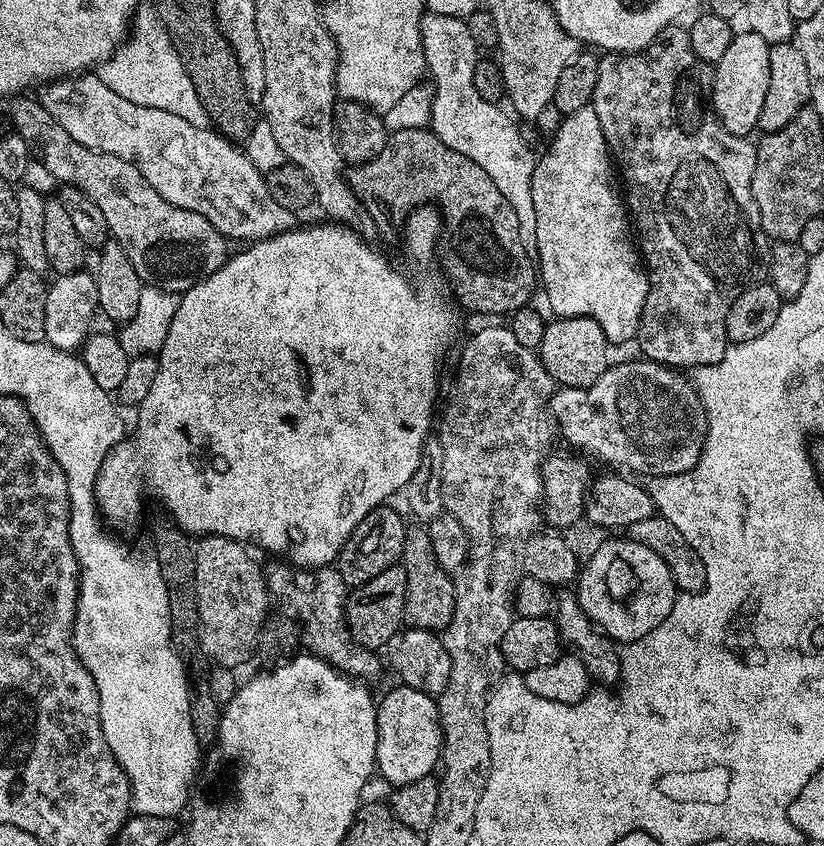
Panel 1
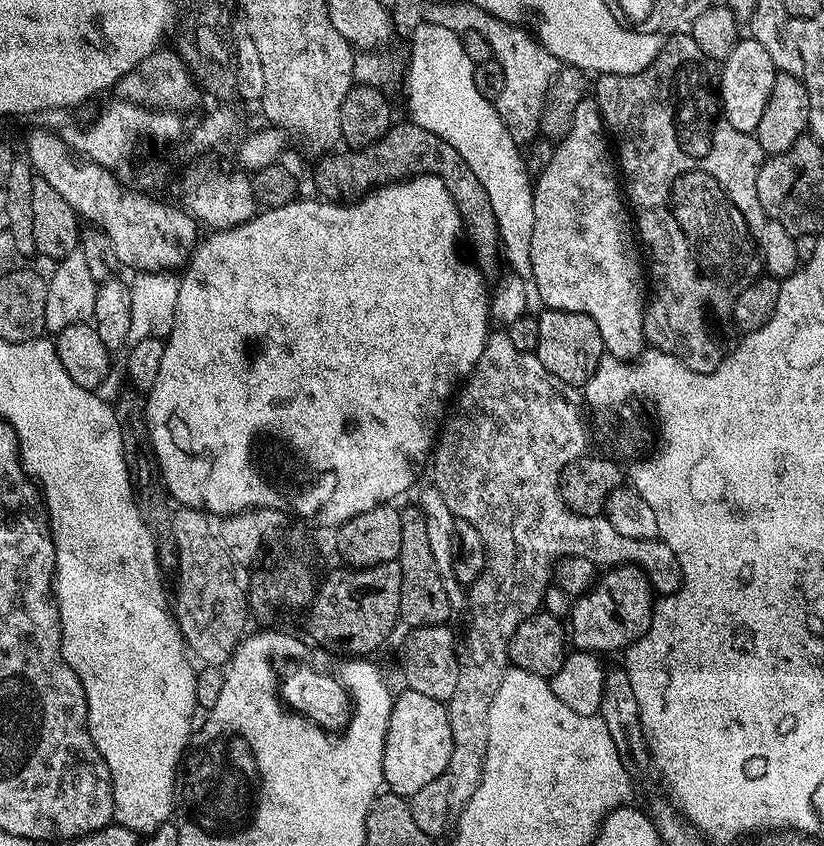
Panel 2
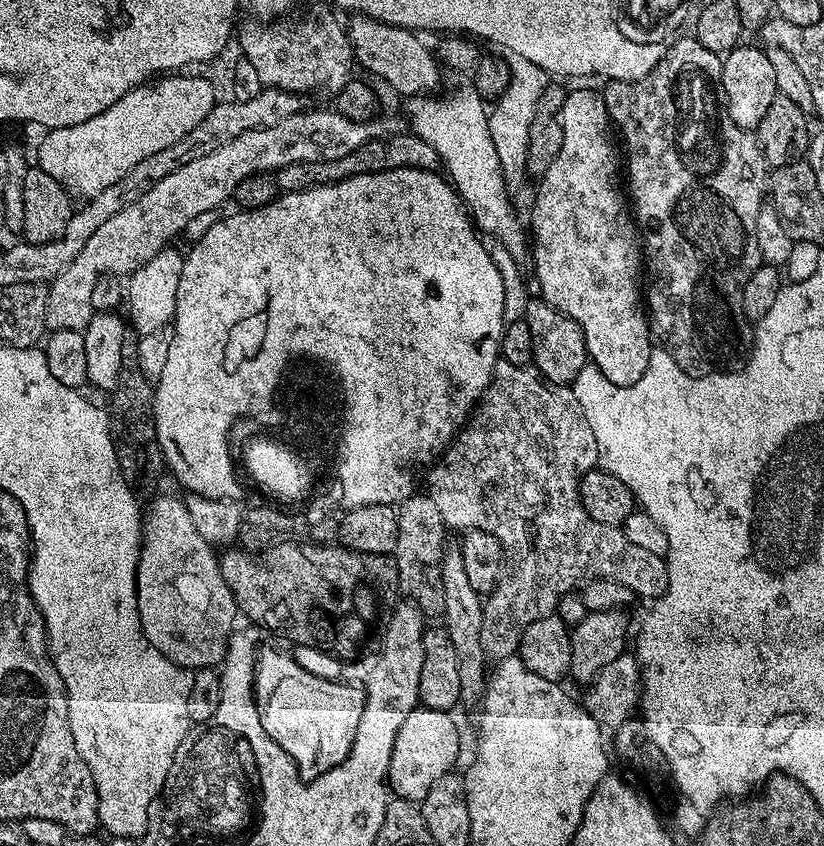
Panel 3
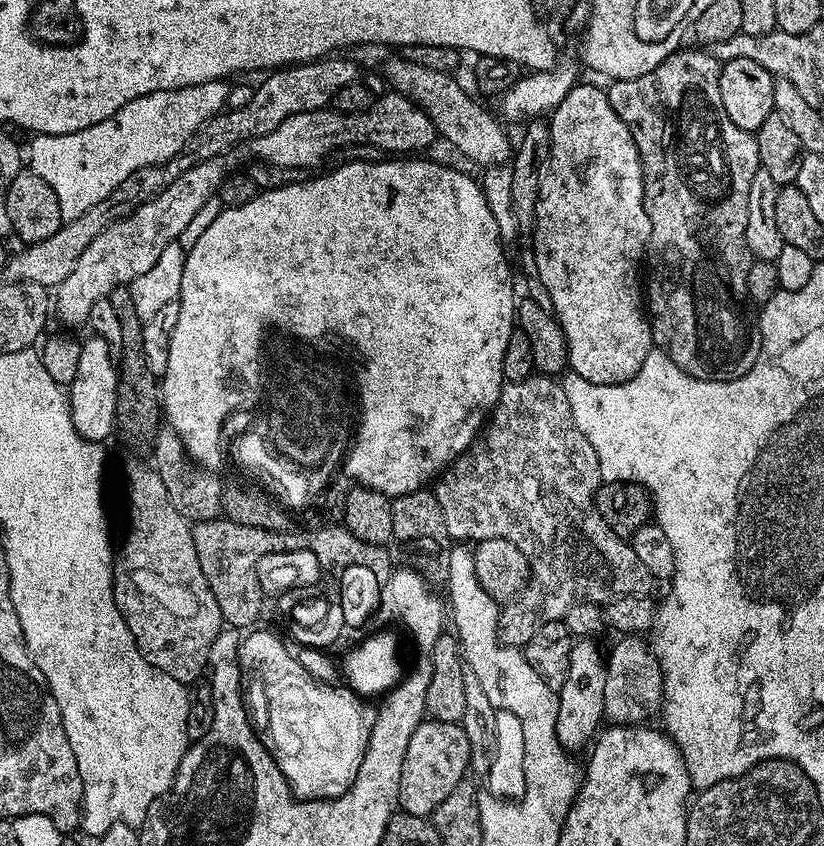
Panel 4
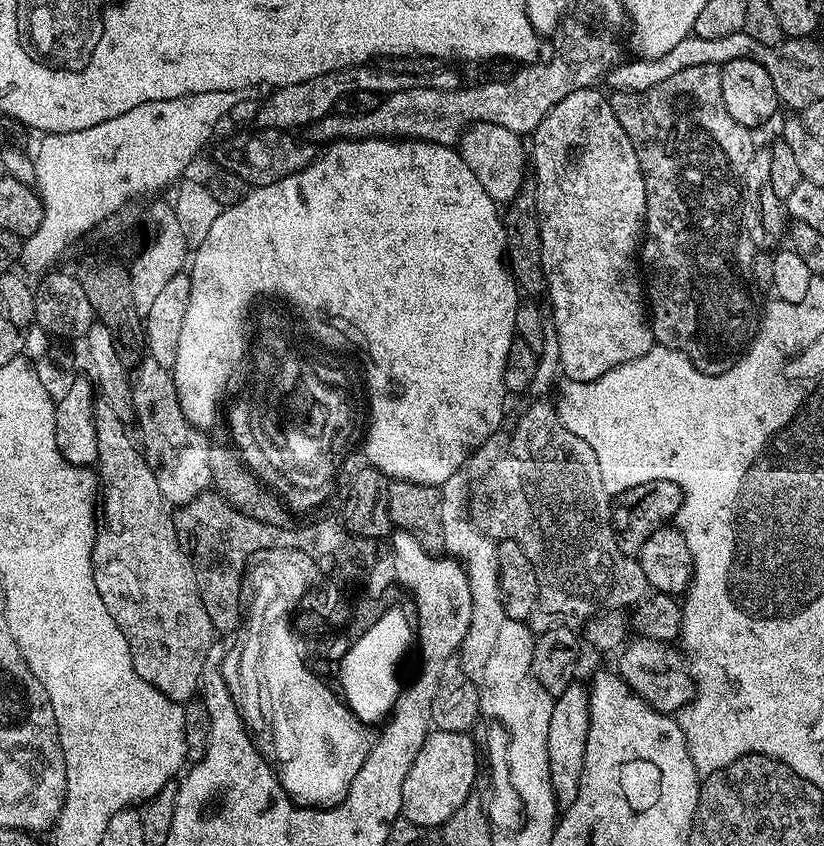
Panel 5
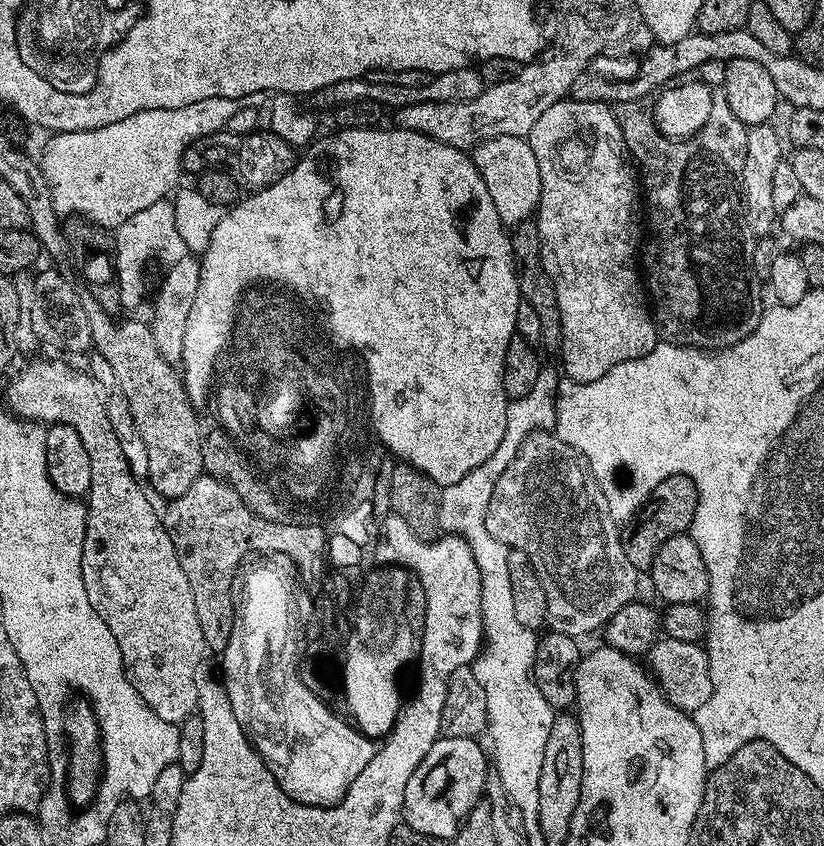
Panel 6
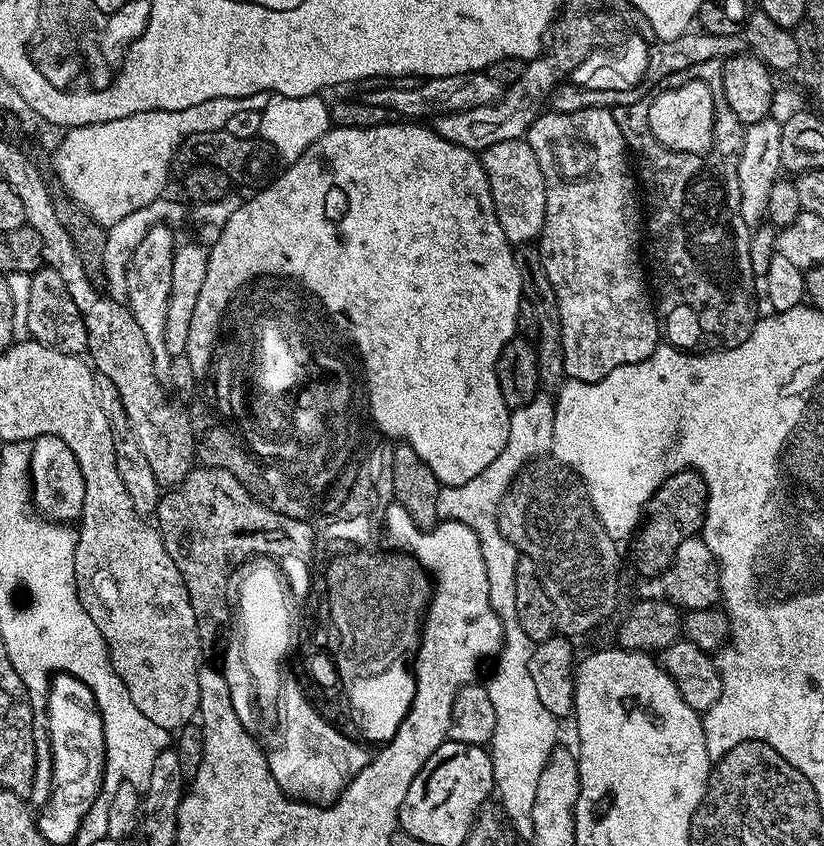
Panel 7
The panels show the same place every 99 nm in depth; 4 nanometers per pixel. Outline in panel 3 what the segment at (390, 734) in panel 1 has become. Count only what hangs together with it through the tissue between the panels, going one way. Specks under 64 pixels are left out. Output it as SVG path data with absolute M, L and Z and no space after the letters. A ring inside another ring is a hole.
M417 706L406 714L406 722L402 722L402 730L398 730L398 738L394 738L394 750L390 754L388 787L393 797L413 802L424 800L434 782L457 767L460 732L452 718L447 712L423 706Z

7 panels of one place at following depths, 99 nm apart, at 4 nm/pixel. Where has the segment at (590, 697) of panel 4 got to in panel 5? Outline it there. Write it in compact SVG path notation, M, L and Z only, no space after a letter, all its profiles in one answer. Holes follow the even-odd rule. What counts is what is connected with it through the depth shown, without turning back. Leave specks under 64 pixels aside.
M573 682L562 690L560 696L552 701L550 726L546 734L546 754L550 770L550 786L556 796L556 803L561 809L569 808L578 798L578 786L582 778L582 766L586 758L586 738L590 730L590 706L588 705L587 687L580 682Z

